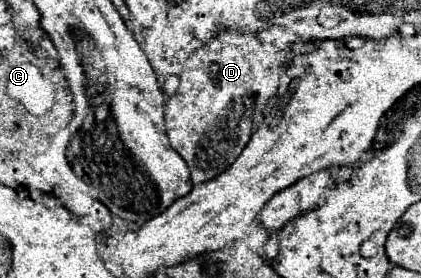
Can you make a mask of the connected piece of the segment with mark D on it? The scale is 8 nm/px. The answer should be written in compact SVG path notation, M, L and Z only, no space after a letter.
M241 31L217 33L207 45L195 49L187 57L181 73L181 87L175 95L167 99L165 123L171 147L183 157L183 161L187 161L193 185L217 177L227 167L231 167L231 163L239 157L241 149L251 137L251 123L255 113L265 107L265 103L275 95L279 87L279 75L281 75L279 55L267 53L253 33Z

